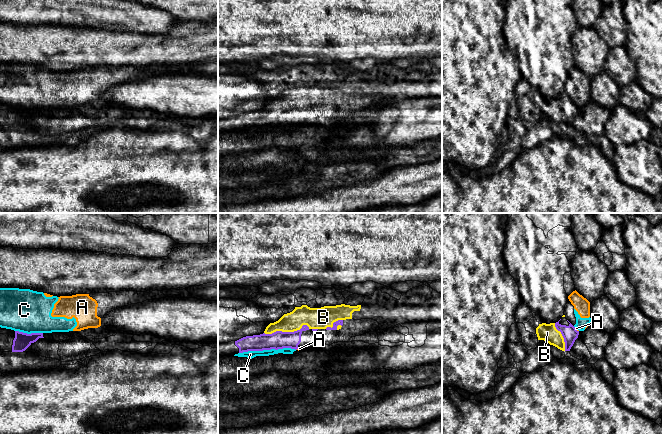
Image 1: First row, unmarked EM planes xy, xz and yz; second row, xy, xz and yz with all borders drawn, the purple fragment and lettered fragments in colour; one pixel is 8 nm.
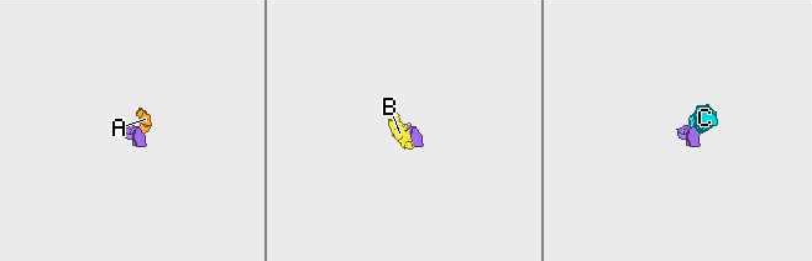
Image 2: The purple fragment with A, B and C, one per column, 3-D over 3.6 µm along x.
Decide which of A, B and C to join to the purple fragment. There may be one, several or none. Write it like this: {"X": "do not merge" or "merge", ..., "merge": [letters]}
{"A": "do not merge", "B": "merge", "C": "do not merge", "merge": ["B"]}

